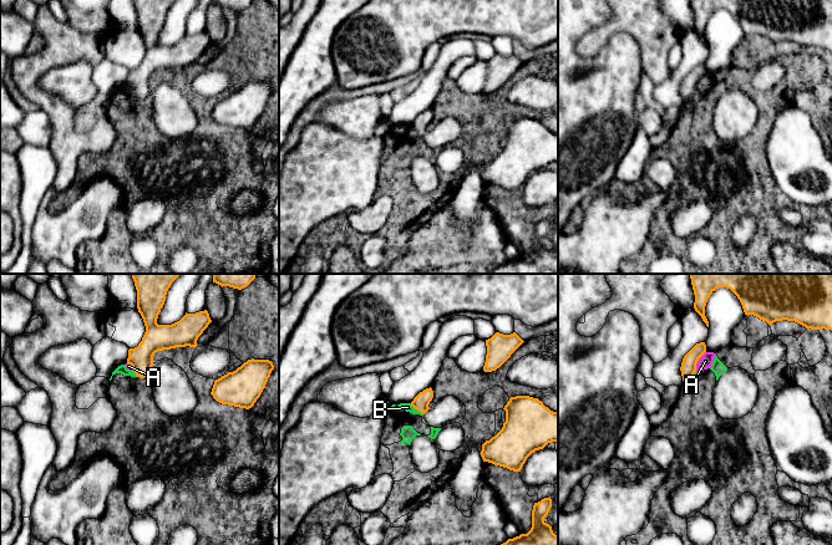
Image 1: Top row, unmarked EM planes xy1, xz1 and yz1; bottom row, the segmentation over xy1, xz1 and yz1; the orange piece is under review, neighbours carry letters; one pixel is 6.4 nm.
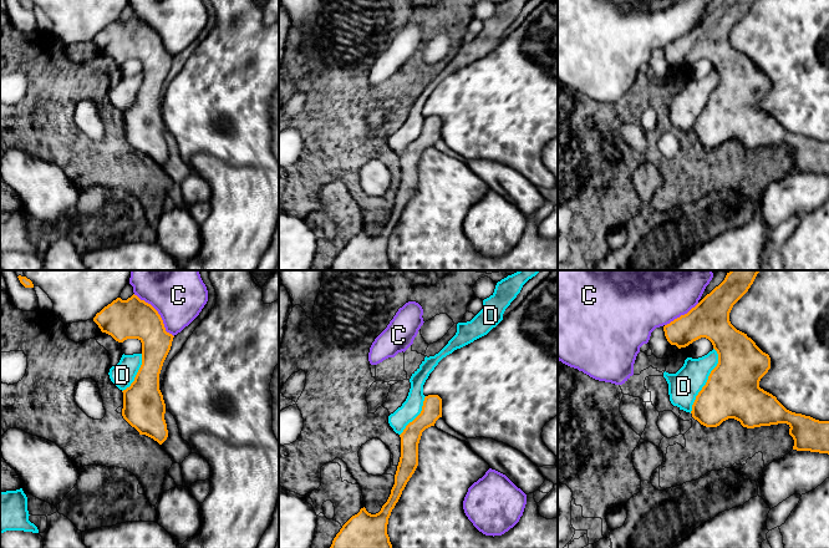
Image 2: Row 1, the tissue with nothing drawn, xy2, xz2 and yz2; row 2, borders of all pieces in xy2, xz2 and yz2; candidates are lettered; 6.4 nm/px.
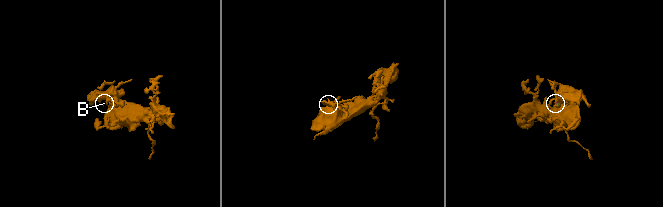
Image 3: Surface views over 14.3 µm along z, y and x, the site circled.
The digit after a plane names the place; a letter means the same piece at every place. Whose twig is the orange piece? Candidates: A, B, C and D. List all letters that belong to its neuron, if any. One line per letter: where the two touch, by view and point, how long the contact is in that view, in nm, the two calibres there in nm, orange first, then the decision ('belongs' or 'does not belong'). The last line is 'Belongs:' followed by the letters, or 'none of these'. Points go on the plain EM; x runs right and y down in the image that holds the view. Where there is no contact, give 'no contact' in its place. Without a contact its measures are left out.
A: yz1 (698, 81) | 150 nm | 100/90 nm | does not belong
B: xz1 (416, 130) | 120 nm | 100/60 nm | does not belong
C: xy2 (157, 34) | 380 nm | 260/300 nm | does not belong
D: yz2 (707, 101) | 460 nm | 360/200 nm | belongs
Belongs: D

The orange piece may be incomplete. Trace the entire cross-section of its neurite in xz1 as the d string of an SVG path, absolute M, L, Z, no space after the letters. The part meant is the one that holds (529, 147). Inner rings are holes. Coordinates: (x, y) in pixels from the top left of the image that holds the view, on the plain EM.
M529 117L511 118L503 131L506 143L502 151L482 165L480 175L483 183L521 193L532 174L543 170L548 164L558 163L558 133L551 132L542 122Z

